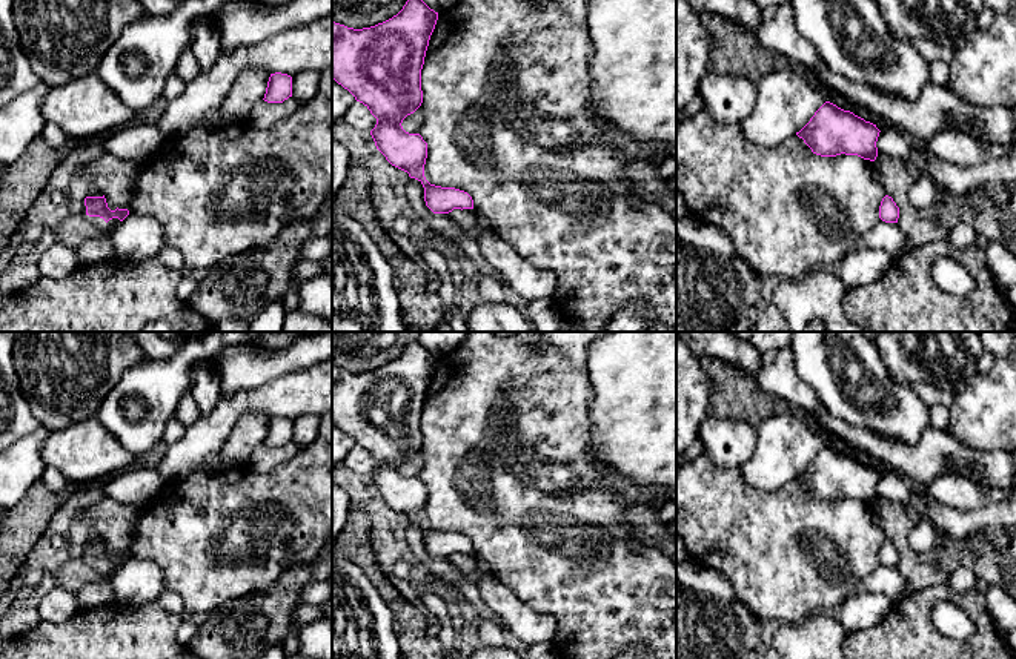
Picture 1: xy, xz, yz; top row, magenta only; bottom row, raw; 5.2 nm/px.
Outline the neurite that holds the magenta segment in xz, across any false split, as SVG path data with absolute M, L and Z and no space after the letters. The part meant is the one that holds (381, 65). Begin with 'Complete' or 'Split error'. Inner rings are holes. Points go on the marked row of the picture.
Complete. M407 0L397 15L370 28L354 29L332 22L332 78L377 118L370 135L386 160L423 184L426 206L433 214L449 214L453 209L473 209L472 197L455 187L430 184L424 177L427 143L401 126L423 103L421 69L437 20L438 12L423 0Z

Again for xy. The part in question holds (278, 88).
Complete. M281 72L271 74L263 100L267 103L283 103L289 97L292 97L292 77Z

